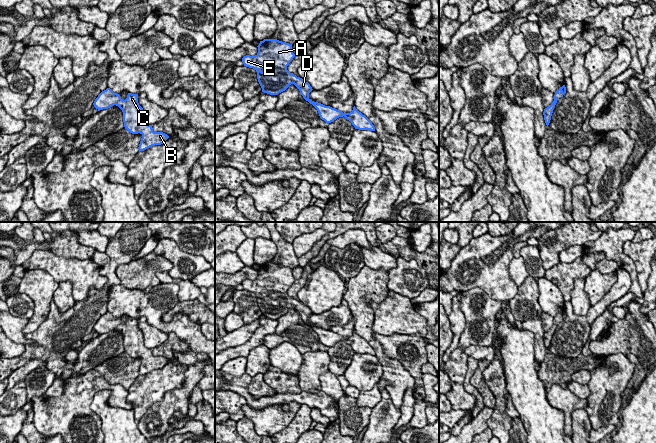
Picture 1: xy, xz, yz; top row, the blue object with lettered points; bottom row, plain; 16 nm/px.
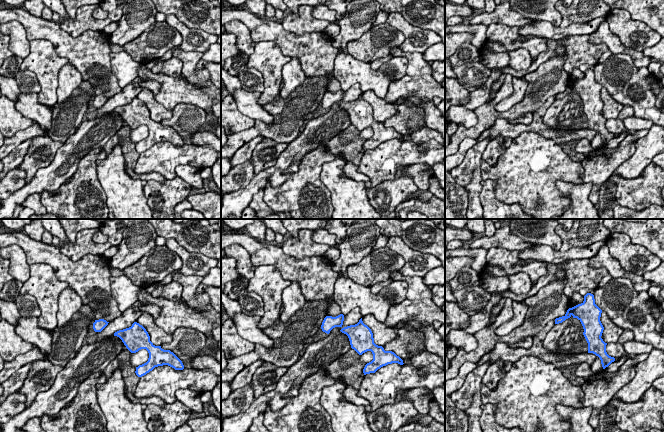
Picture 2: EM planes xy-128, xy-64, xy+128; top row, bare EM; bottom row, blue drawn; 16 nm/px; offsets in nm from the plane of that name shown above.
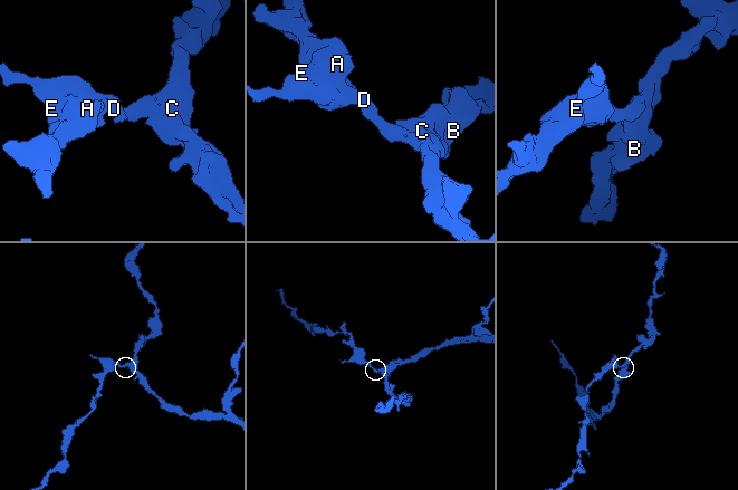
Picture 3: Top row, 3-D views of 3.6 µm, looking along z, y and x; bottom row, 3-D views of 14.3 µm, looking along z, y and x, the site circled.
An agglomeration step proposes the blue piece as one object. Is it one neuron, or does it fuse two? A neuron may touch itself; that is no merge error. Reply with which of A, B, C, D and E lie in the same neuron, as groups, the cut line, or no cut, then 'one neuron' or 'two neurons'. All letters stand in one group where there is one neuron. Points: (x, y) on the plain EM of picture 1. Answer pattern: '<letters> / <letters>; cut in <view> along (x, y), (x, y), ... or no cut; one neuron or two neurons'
A B C D E; no cut; one neuron

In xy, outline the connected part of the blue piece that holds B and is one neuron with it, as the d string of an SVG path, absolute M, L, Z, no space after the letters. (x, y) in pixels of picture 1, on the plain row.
M110 312L102 315L93 327L100 335L114 329L123 336L124 351L132 358L142 359L138 374L144 375L152 370L163 368L169 360L163 356L154 356L152 349L144 344L143 332L138 327L138 318L128 317L123 324L119 318L114 317Z

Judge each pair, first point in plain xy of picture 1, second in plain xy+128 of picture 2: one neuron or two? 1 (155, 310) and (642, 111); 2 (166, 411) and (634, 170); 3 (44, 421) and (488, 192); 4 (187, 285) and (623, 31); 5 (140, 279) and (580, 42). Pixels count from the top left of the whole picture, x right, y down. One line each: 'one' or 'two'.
1: one
2: one
3: two
4: two
5: one

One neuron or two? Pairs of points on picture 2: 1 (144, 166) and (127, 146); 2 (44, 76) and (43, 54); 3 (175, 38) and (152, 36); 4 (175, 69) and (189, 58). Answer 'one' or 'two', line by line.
1: two
2: one
3: one
4: two

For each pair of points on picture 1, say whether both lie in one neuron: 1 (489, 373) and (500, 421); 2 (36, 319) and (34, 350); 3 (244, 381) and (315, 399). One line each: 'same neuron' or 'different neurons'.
1: same neuron
2: different neurons
3: same neuron

